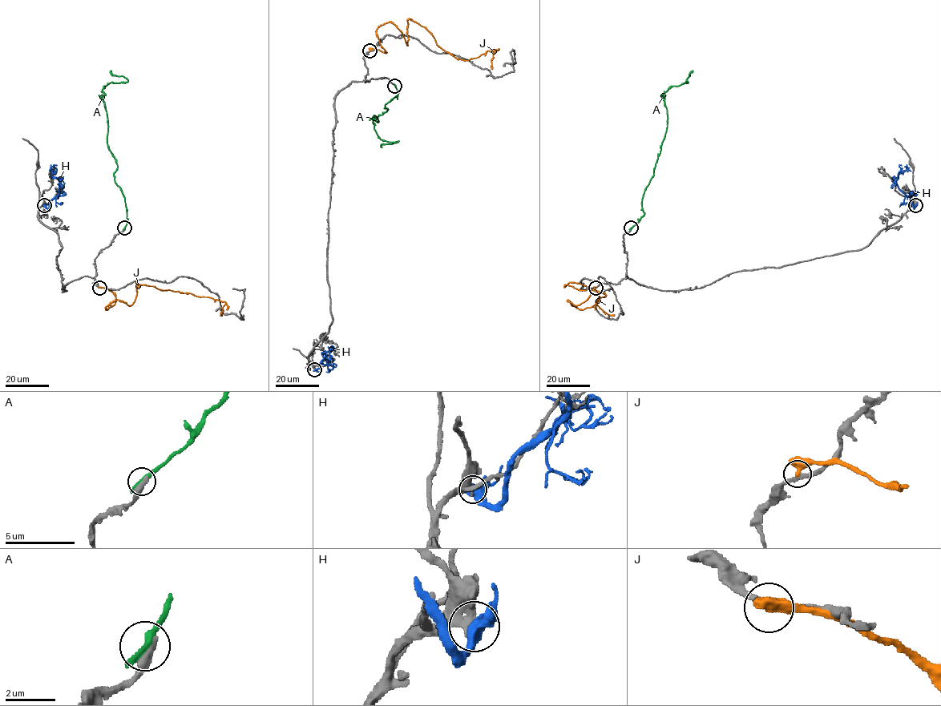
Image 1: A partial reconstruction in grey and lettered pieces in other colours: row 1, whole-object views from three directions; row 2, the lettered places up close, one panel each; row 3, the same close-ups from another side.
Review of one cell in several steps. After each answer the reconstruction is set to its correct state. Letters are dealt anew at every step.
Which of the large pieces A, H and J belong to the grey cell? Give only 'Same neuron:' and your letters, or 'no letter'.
Same neuron: no letter

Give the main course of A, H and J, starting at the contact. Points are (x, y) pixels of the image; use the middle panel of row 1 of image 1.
A: (395, 86), (397, 98), (385, 104), (378, 122), (372, 118), (381, 139), (398, 142), (381, 147)
H: (314, 369), (327, 362), (329, 351), (322, 352), (322, 356), (326, 356), (325, 353), (327, 356)
J: (369, 50), (385, 53), (376, 30), (389, 22), (407, 45), (410, 19), (461, 59), (495, 50), (492, 69)

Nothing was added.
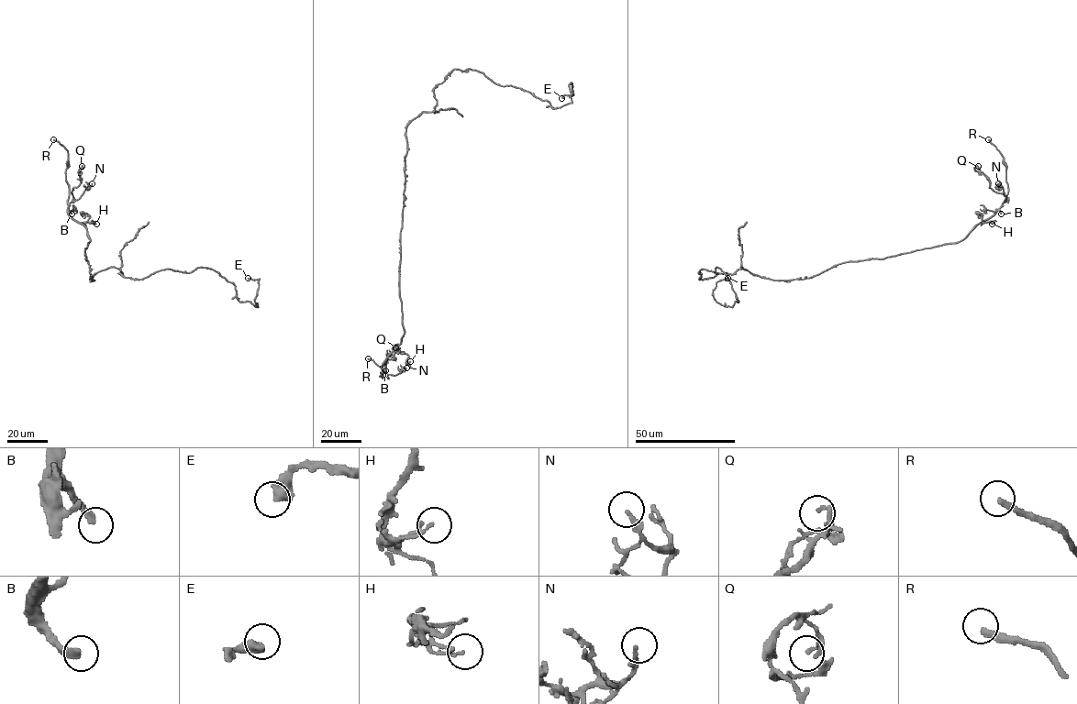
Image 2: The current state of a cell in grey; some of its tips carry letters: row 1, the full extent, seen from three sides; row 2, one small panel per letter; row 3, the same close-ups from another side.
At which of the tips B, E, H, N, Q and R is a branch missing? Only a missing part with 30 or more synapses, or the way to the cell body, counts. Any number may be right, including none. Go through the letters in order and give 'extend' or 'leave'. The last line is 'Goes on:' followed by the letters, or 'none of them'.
B: extend
E: leave
H: leave
N: leave
Q: leave
R: extend
Goes on: B, R

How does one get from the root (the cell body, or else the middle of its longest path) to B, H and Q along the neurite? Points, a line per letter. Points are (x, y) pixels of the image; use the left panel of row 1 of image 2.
B: (93, 280), (90, 279), (84, 253), (90, 240), (87, 228), (72, 218), (68, 210), (72, 214)
H: (93, 280), (90, 279), (84, 253), (90, 238), (87, 228), (81, 223), (96, 224)
Q: (93, 280), (90, 279), (84, 253), (90, 240), (87, 228), (68, 211), (72, 189), (81, 181), (82, 166)

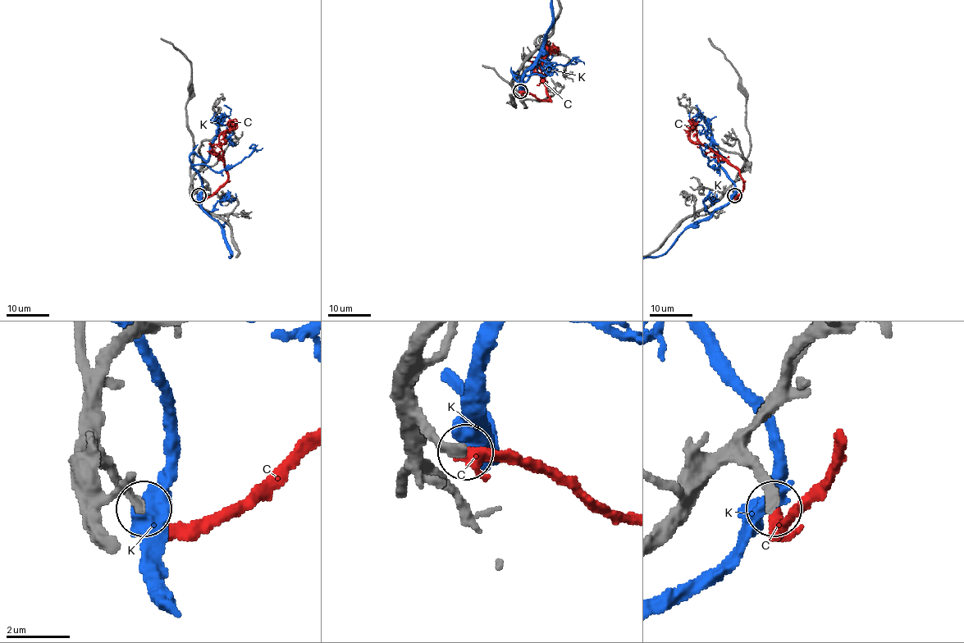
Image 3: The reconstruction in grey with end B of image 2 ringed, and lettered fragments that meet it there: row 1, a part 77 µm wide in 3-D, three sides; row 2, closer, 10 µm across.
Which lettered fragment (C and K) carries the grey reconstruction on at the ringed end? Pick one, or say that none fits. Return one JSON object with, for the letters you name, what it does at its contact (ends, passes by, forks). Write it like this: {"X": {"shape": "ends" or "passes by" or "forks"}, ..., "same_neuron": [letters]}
{"C": {"shape": "passes by"}, "same_neuron": ["C"]}

